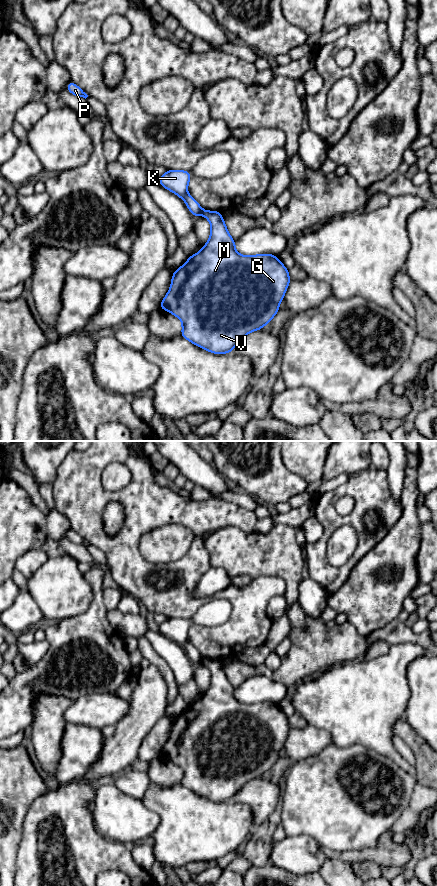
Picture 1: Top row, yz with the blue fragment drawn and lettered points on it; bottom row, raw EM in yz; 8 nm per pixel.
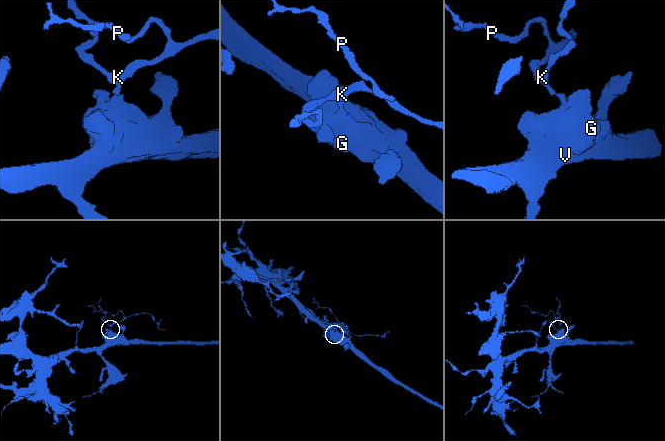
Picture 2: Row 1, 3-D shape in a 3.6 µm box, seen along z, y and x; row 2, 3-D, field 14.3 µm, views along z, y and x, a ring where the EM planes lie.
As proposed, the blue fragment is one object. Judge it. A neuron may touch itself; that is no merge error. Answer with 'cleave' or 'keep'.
cleave

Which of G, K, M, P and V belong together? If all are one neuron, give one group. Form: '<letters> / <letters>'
G M V / K P

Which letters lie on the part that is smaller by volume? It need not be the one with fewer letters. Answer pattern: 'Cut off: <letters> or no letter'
Cut off: K, P

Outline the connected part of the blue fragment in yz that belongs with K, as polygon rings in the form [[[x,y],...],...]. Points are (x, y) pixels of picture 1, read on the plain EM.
[[[167,618],[166,621],[159,625],[159,632],[182,646],[191,662],[196,665],[201,663],[203,657],[198,650],[187,641],[191,624],[191,620],[184,618]]]

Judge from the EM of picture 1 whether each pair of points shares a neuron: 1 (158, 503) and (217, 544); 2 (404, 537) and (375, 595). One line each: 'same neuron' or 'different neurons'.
1: different neurons
2: same neuron

